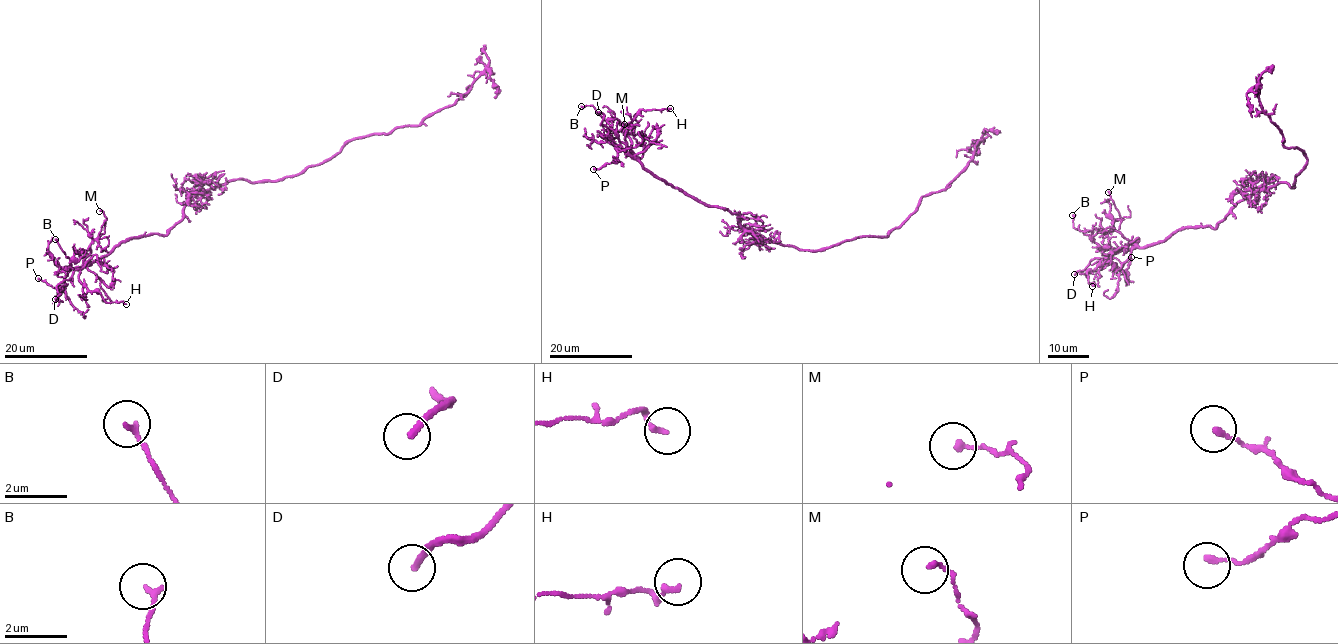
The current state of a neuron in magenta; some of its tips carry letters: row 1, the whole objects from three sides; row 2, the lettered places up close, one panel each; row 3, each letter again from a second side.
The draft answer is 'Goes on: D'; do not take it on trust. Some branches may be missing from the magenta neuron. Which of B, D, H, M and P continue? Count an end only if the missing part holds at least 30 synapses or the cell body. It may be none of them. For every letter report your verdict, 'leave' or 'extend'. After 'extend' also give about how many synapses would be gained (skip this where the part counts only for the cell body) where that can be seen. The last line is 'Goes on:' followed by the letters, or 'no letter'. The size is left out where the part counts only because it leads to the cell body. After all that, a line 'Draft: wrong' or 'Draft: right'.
B: leave
D: extend
H: leave
M: leave
P: leave
Goes on: D
Draft: right

